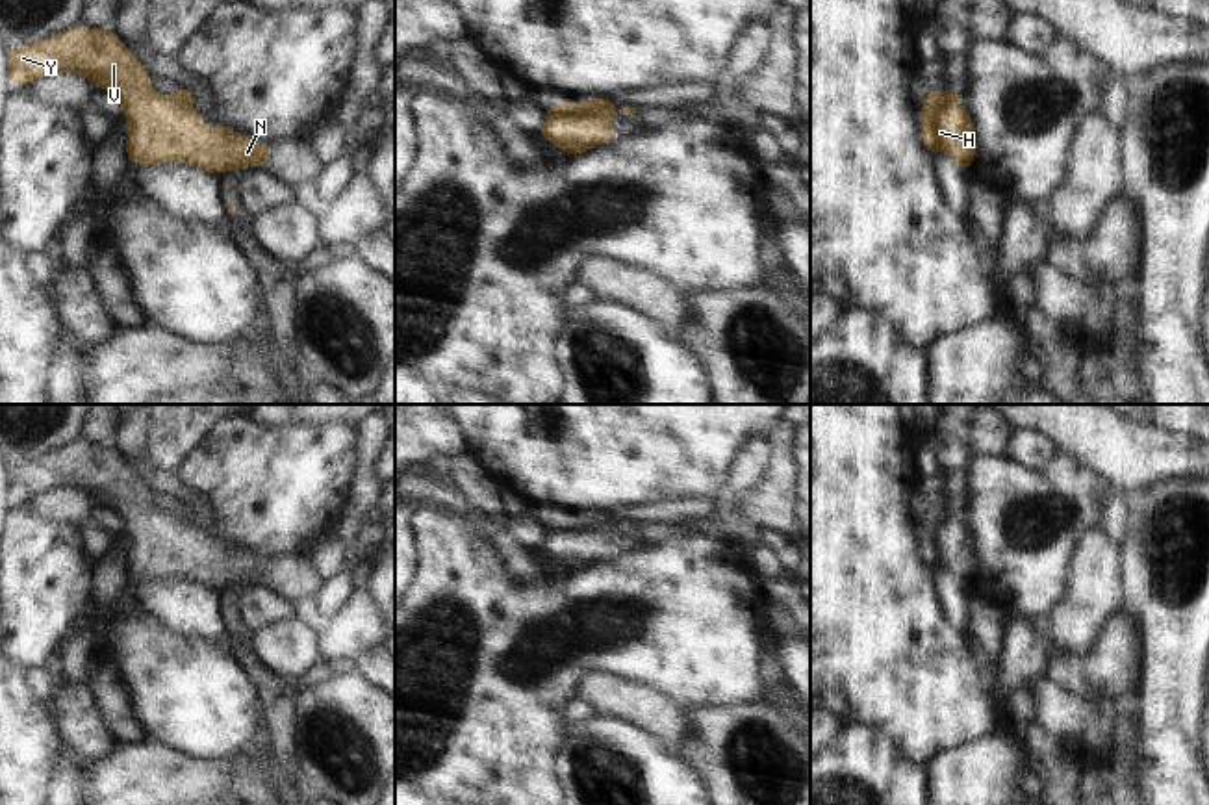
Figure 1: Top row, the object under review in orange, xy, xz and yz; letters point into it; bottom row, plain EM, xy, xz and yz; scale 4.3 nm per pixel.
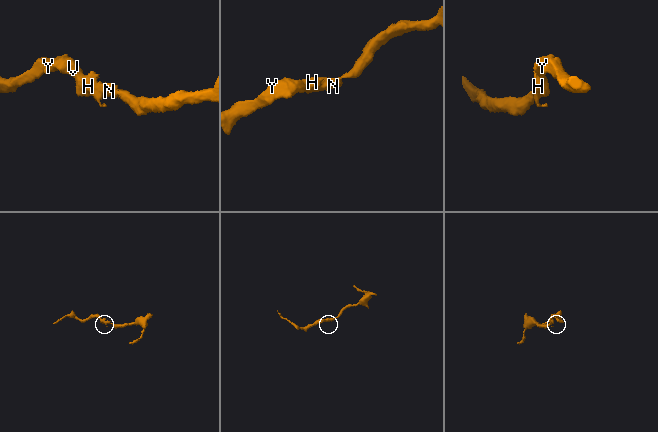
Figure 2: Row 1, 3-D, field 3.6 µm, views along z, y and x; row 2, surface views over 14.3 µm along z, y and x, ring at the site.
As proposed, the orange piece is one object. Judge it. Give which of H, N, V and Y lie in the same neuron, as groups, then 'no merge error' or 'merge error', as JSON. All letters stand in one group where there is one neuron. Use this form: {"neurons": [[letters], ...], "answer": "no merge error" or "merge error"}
{"neurons": [["H", "N", "V", "Y"]], "answer": "no merge error"}

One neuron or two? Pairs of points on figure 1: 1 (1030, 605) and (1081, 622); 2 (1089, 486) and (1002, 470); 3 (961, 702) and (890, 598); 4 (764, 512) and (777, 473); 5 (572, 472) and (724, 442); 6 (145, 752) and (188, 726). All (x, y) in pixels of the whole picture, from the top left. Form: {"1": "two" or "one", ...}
{"1": "two", "2": "one", "3": "one", "4": "one", "5": "one", "6": "two"}

